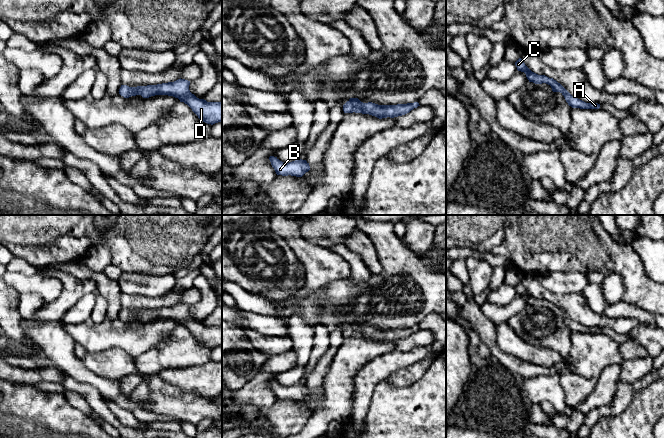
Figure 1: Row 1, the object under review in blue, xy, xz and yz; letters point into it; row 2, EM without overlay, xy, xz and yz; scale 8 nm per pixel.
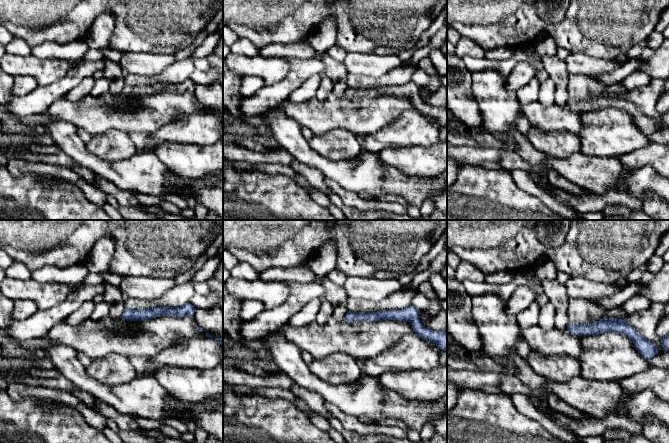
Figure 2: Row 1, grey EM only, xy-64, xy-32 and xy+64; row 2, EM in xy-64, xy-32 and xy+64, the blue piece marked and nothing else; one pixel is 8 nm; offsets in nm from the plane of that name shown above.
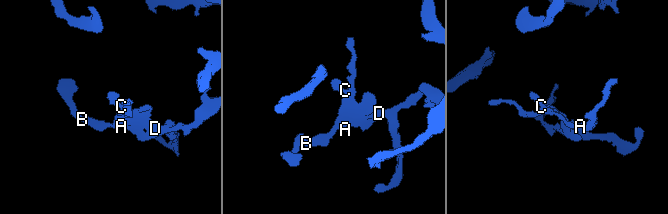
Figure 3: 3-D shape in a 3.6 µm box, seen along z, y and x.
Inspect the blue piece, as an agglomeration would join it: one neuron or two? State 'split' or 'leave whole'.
leave whole

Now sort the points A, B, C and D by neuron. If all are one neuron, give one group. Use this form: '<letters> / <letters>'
A B C D

